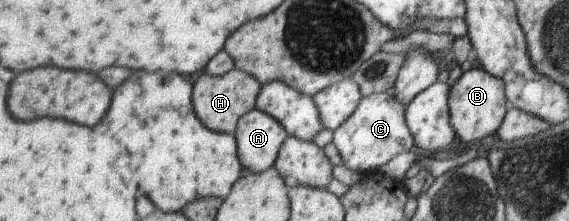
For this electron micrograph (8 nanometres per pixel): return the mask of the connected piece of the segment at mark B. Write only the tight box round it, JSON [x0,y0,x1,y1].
[449,67,507,146]

